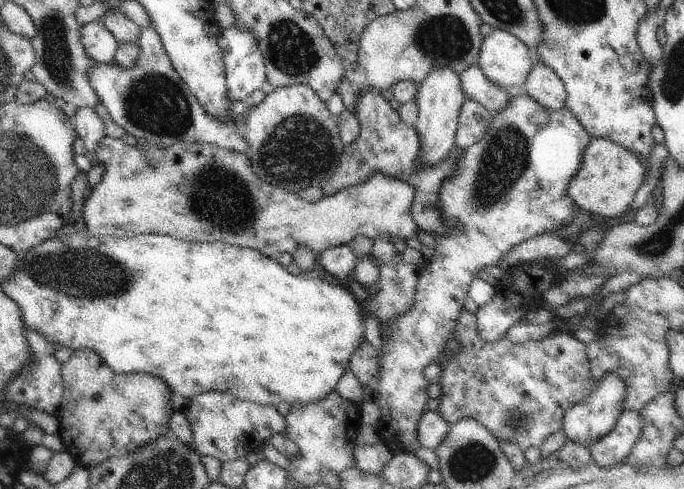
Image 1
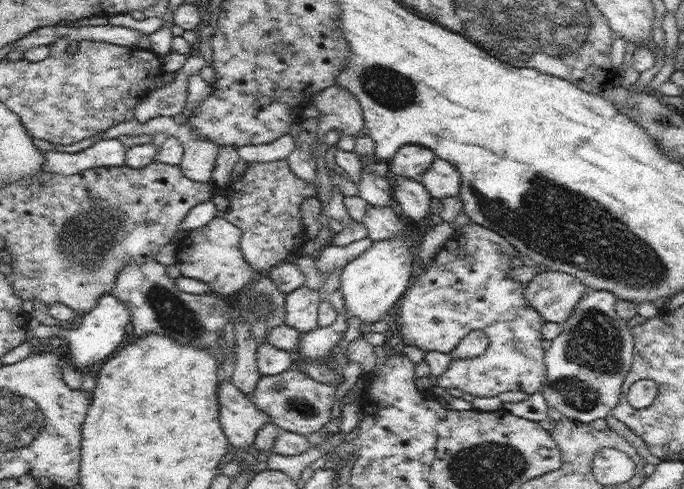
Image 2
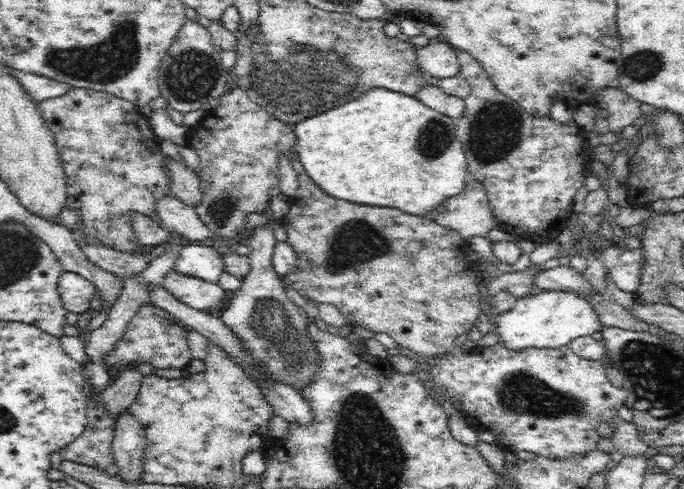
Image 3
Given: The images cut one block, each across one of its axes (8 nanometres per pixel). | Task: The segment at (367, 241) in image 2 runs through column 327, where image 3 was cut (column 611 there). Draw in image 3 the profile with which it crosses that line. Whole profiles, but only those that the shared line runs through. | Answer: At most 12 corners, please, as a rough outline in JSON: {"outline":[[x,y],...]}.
{"outline":[[605,245],[606,272],[622,292],[635,293],[644,268],[642,247]]}

